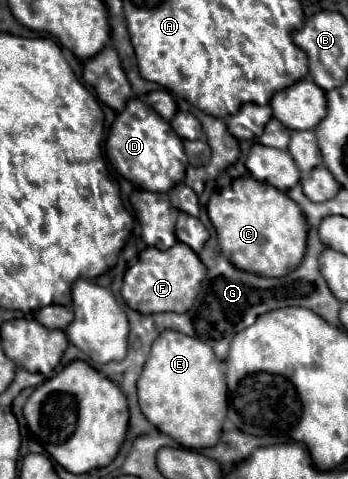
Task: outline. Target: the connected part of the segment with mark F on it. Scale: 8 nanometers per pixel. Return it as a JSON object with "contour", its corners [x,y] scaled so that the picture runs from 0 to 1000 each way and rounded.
{"contour":[[[503,509],[497,518],[463,526],[451,518],[422,518],[399,530],[399,547],[382,551],[359,568],[353,585],[353,626],[371,643],[405,656],[451,656],[451,651],[537,651],[560,618],[572,614],[578,589],[595,572],[595,559],[566,539],[566,530],[537,518],[537,509]]]}

